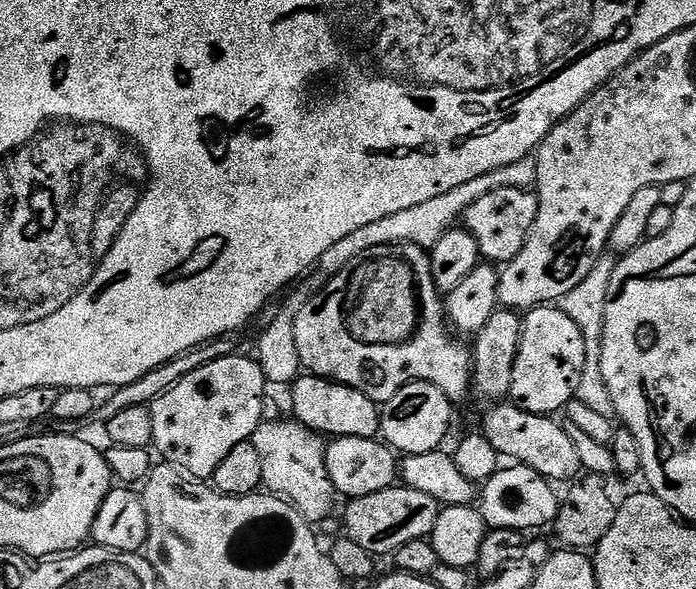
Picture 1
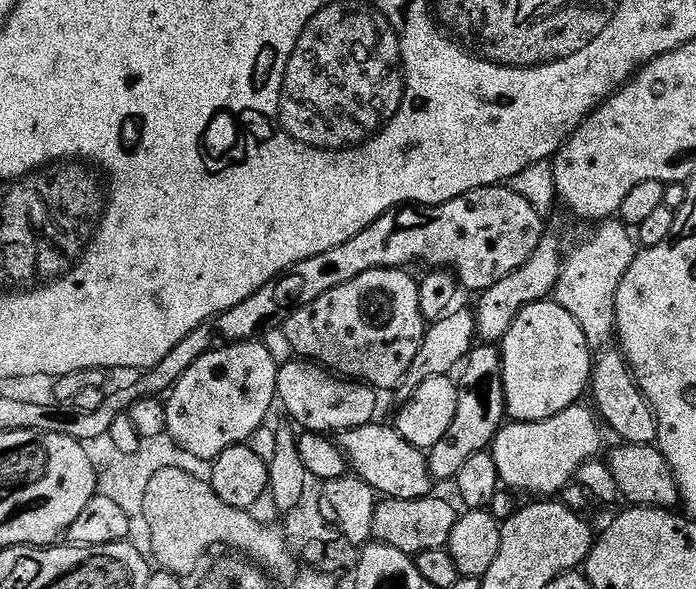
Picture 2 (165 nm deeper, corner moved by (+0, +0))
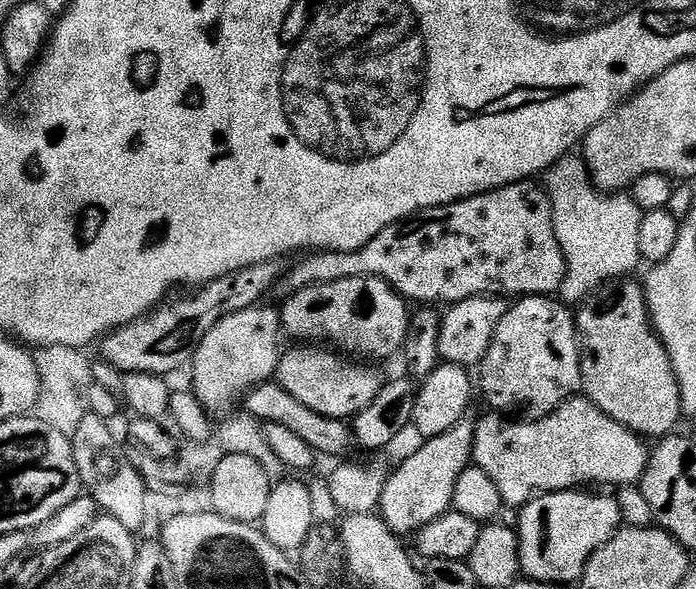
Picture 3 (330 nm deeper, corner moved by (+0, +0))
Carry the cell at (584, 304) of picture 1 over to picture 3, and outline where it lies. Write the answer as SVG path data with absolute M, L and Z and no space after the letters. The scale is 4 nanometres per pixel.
M579 155L563 156L553 164L542 176L542 187L552 203L554 230L558 234L558 242L562 246L562 254L566 258L566 278L560 287L559 295L569 305L576 306L588 299L596 289L607 284L609 280L628 278L633 275L636 267L641 267L640 251L638 250L638 229L642 227L644 212L628 194L609 194L600 191L588 174Z

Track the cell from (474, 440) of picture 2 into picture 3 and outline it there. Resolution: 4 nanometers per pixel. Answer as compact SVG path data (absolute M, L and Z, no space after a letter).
M475 419L460 420L450 426L446 434L424 440L417 452L410 453L396 469L391 469L390 475L384 481L378 507L379 515L388 529L401 538L412 538L417 532L430 526L434 518L453 511L454 486L458 483L458 478L462 478L462 470L466 470L473 463L475 433Z

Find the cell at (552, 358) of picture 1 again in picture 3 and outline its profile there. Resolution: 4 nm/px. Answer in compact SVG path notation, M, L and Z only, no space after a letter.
M525 296L509 307L506 318L498 322L494 342L486 354L484 363L479 365L478 388L484 391L489 409L500 414L517 412L524 420L540 420L548 416L566 400L573 399L581 387L580 382L580 341L576 321L567 303L552 296Z

